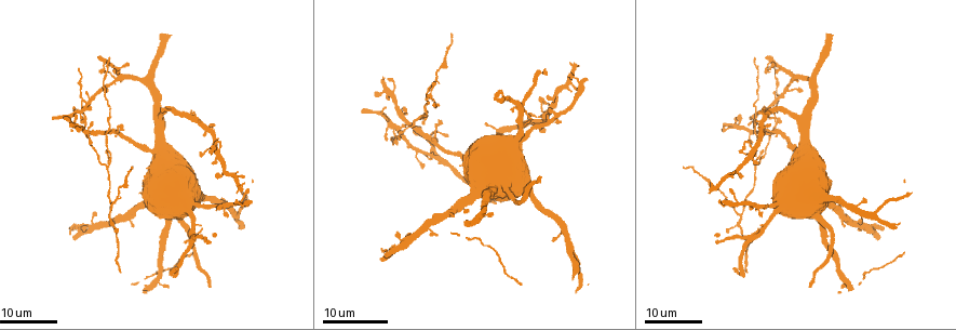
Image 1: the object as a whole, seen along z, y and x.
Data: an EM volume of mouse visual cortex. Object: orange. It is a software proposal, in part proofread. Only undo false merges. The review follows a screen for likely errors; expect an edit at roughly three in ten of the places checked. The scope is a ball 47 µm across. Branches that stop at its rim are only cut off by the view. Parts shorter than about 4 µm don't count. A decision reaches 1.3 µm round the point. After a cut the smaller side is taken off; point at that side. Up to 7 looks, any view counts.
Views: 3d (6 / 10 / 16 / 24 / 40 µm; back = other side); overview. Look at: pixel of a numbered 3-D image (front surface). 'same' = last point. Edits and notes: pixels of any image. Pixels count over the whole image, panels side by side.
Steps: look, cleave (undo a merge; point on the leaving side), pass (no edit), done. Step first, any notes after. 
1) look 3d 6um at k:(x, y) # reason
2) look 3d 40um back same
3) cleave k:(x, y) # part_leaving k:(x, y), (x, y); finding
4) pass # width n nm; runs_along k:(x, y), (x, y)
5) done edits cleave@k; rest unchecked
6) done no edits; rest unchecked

look 3d 24um at 1:(108, 166) # a fork

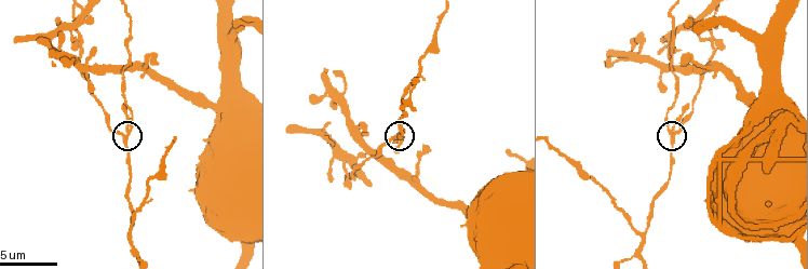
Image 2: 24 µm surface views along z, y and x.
look 3d 10um at 2:(125, 140)

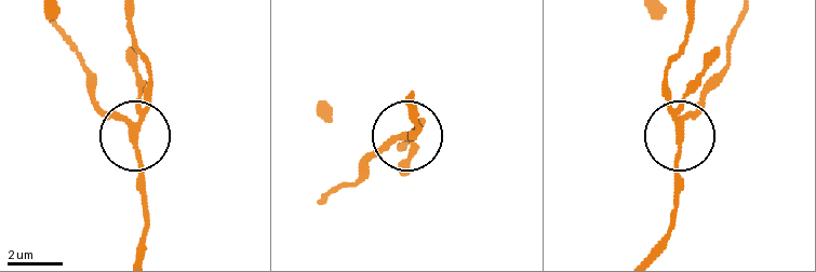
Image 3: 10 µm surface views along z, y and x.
pass # arms 3; runs_along 3:(743, 17), (722, 72), (680, 131), (664, 68); all the same cell

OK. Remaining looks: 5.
look 3d 10um at 2:(131, 236) # arms part here

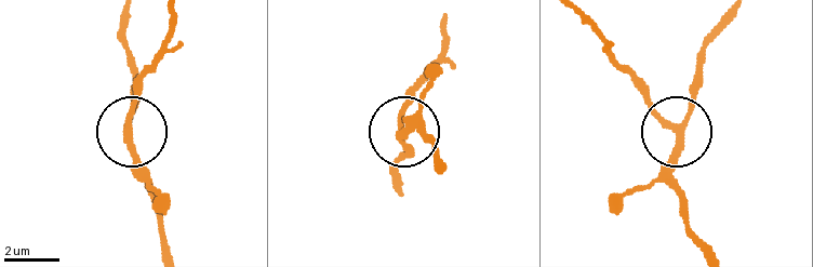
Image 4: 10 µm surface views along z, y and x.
look 3d 6um at 4:(400, 131)

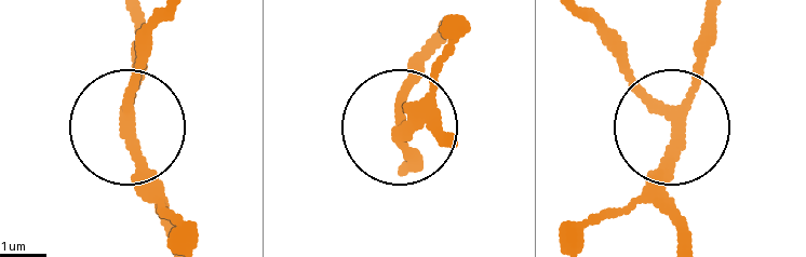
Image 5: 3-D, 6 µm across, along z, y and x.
pass # side_arm 11 um; runs_along 5:(714, 16), (663, 167), (675, 238); one cell here

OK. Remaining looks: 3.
look 3d 24um at 1:(461, 177)

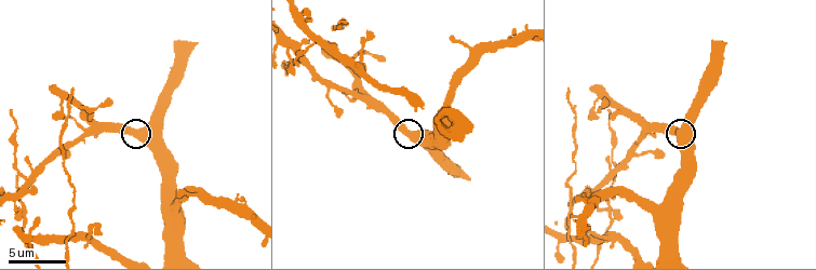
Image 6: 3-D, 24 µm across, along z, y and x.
look 3d 10um at 6:(135, 130) # zoom in

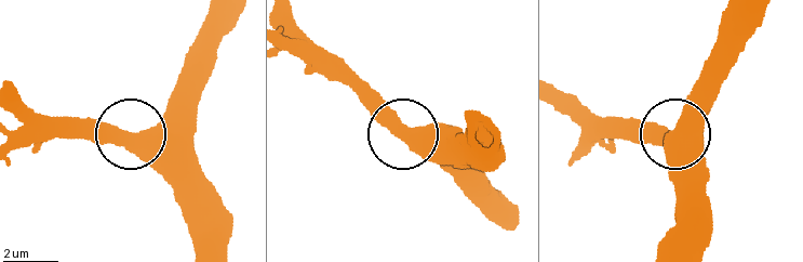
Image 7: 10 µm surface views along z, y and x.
pass # one cell here

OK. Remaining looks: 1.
look 3d 10um at 6:(16, 175) # two arms in line, one across

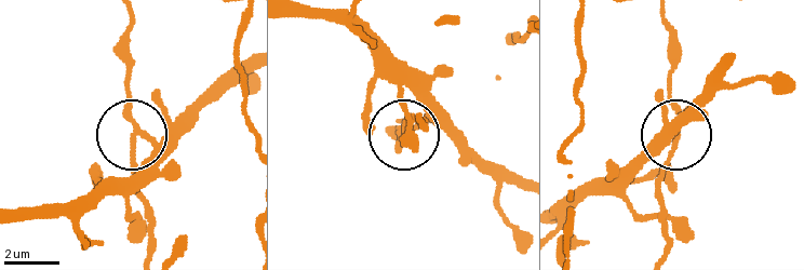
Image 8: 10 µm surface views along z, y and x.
pass # side_arm 6 um; arms 3; all the same cell

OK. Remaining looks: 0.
done no edits; rest unchecked

